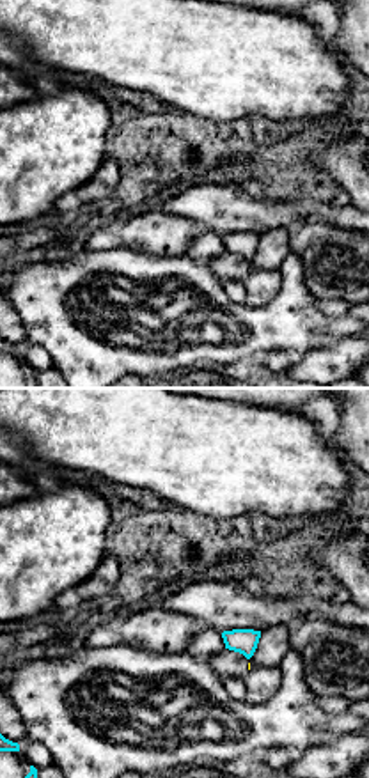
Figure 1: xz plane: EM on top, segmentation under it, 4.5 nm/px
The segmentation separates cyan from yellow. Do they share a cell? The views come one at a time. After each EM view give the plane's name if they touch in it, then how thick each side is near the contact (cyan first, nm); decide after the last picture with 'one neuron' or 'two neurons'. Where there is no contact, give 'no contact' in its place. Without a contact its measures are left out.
no contact

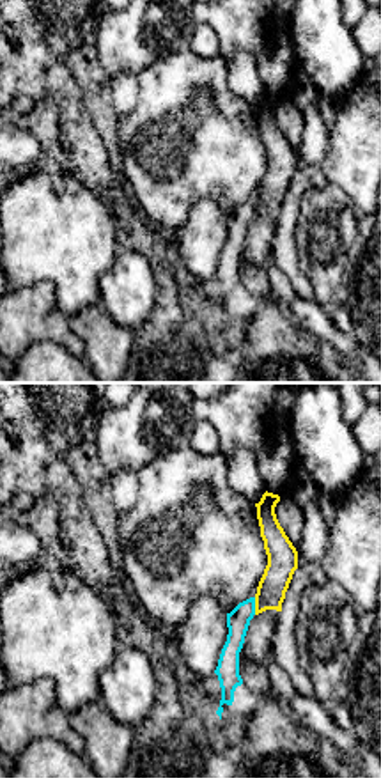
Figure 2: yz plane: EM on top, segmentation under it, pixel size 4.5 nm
yz | 110/140 nm

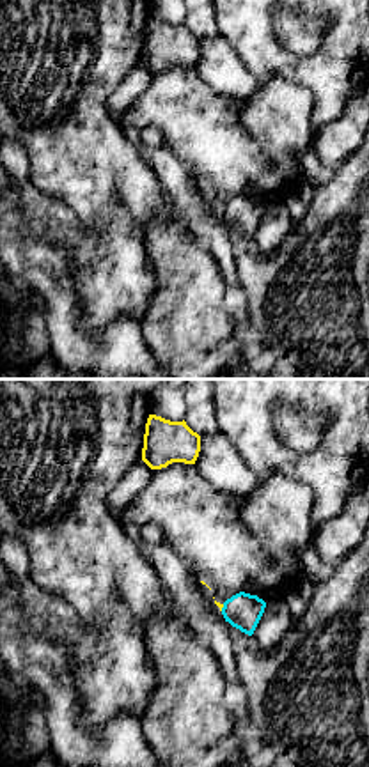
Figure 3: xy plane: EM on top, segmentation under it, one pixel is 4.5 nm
xy | 160/20 nm

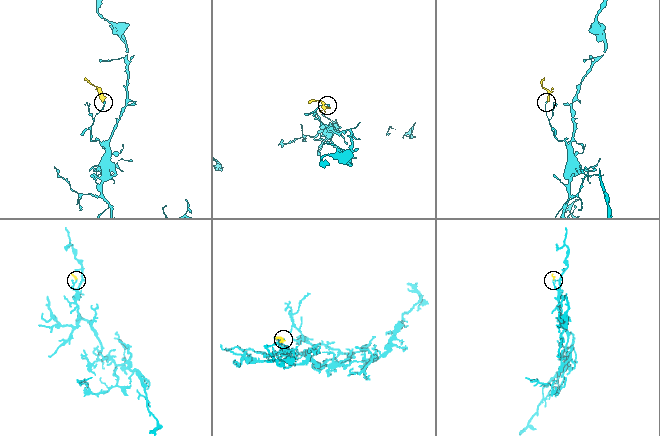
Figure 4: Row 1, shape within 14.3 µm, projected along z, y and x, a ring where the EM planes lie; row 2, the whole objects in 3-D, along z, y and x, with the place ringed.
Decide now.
two neurons

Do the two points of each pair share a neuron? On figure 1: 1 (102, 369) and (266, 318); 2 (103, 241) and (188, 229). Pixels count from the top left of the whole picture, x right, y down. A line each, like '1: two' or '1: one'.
1: one
2: one

